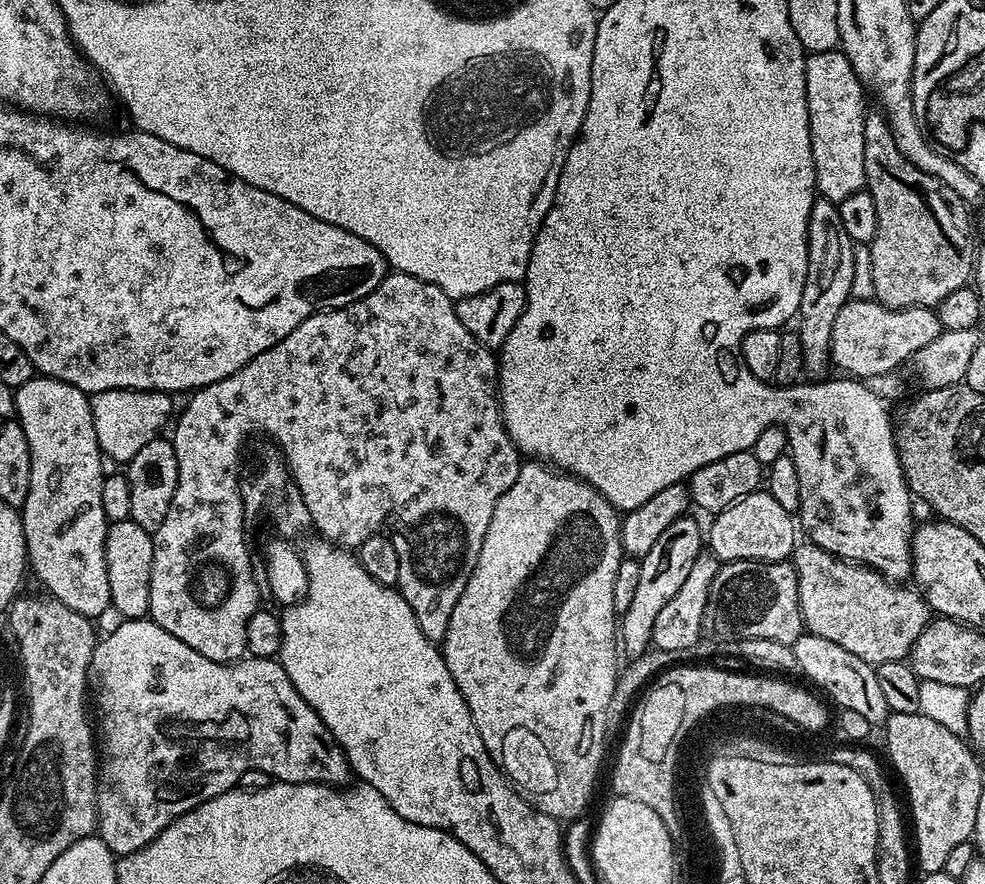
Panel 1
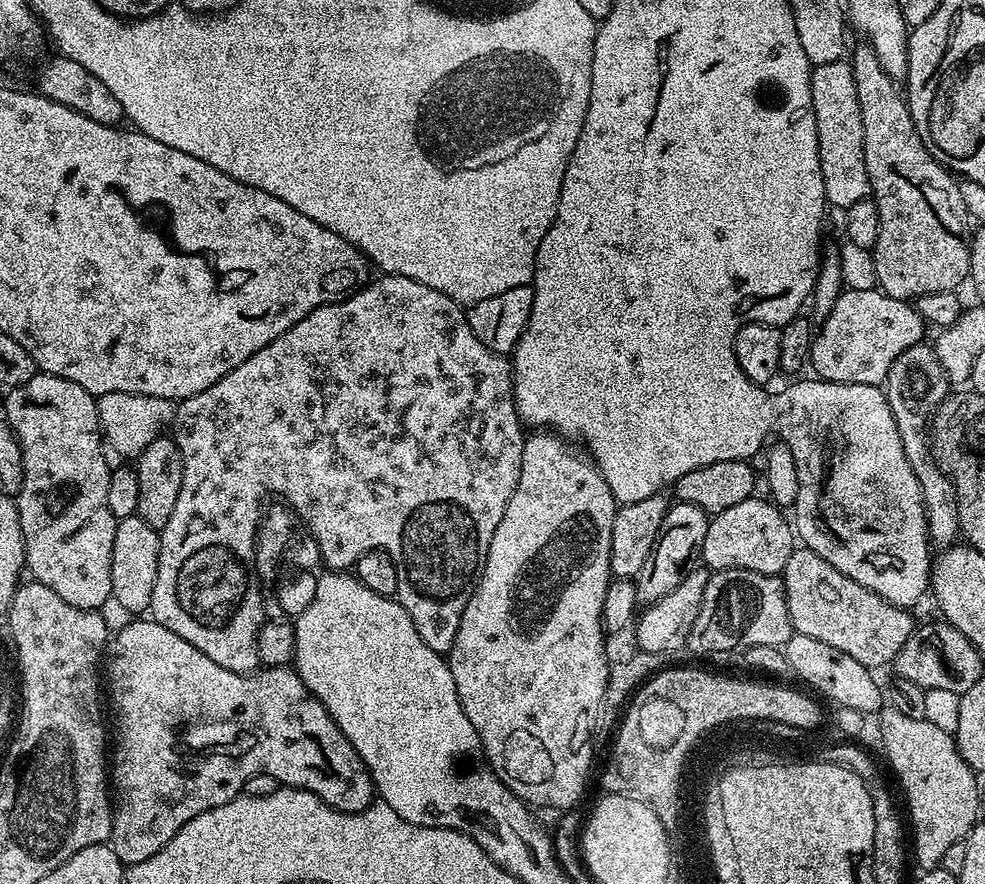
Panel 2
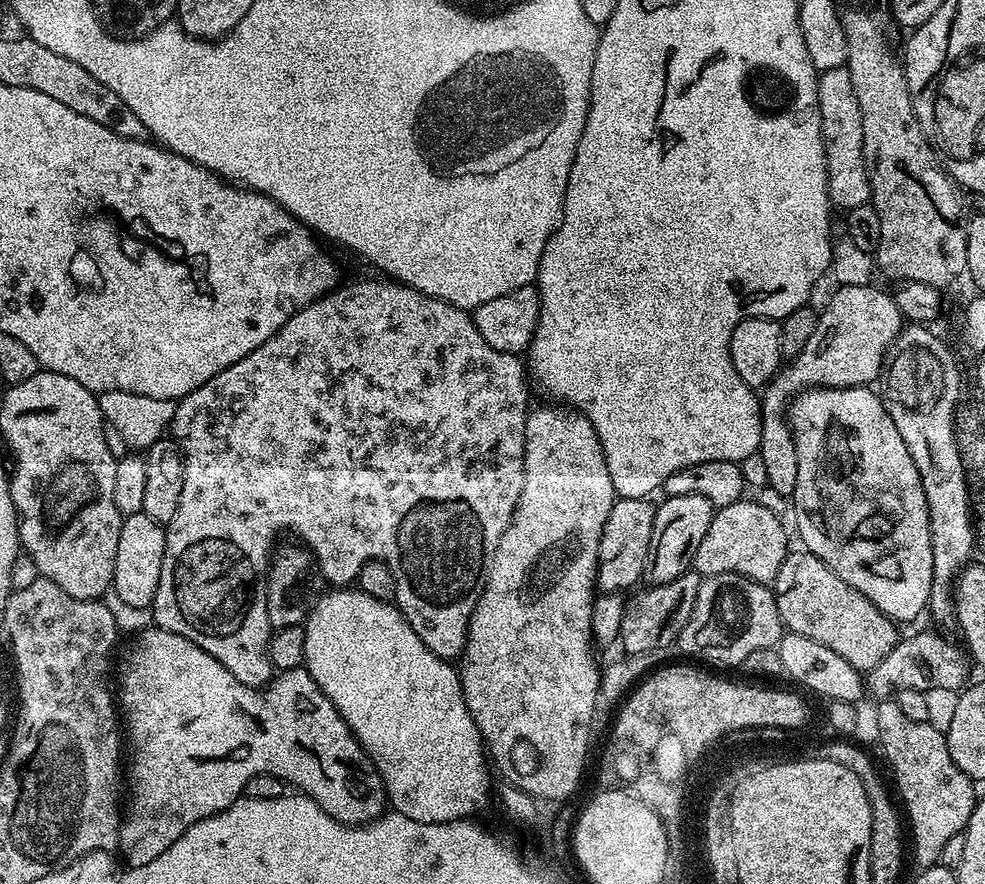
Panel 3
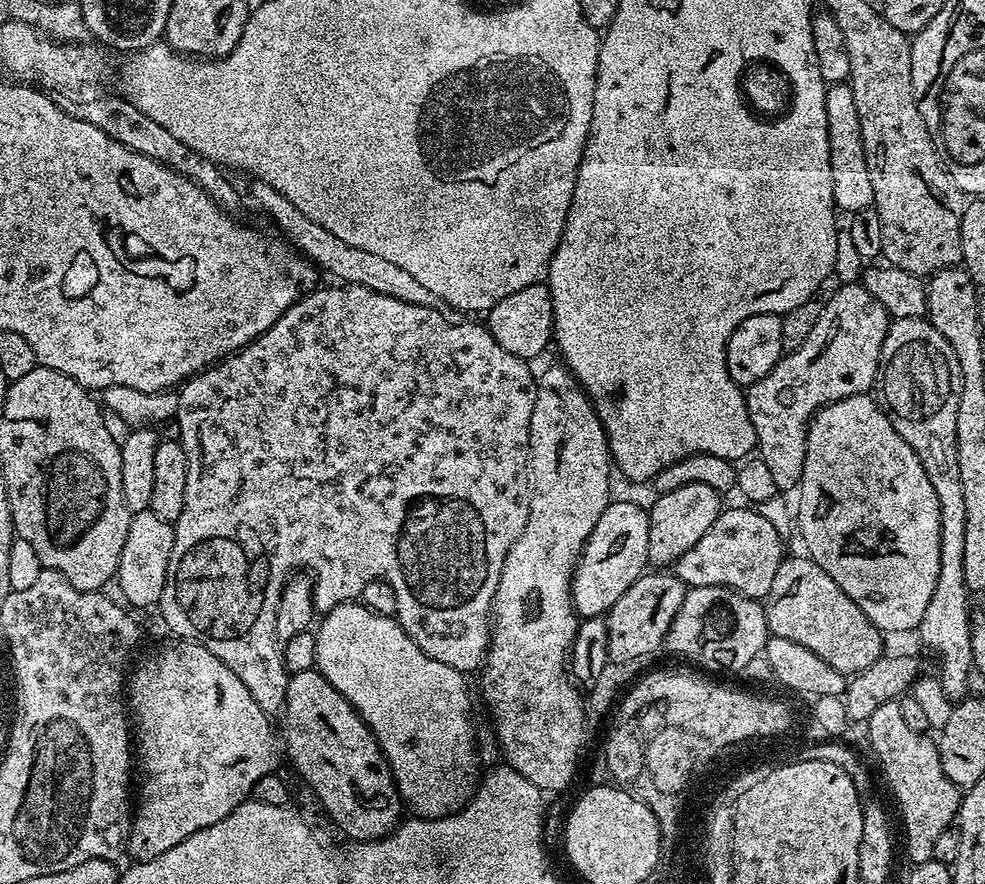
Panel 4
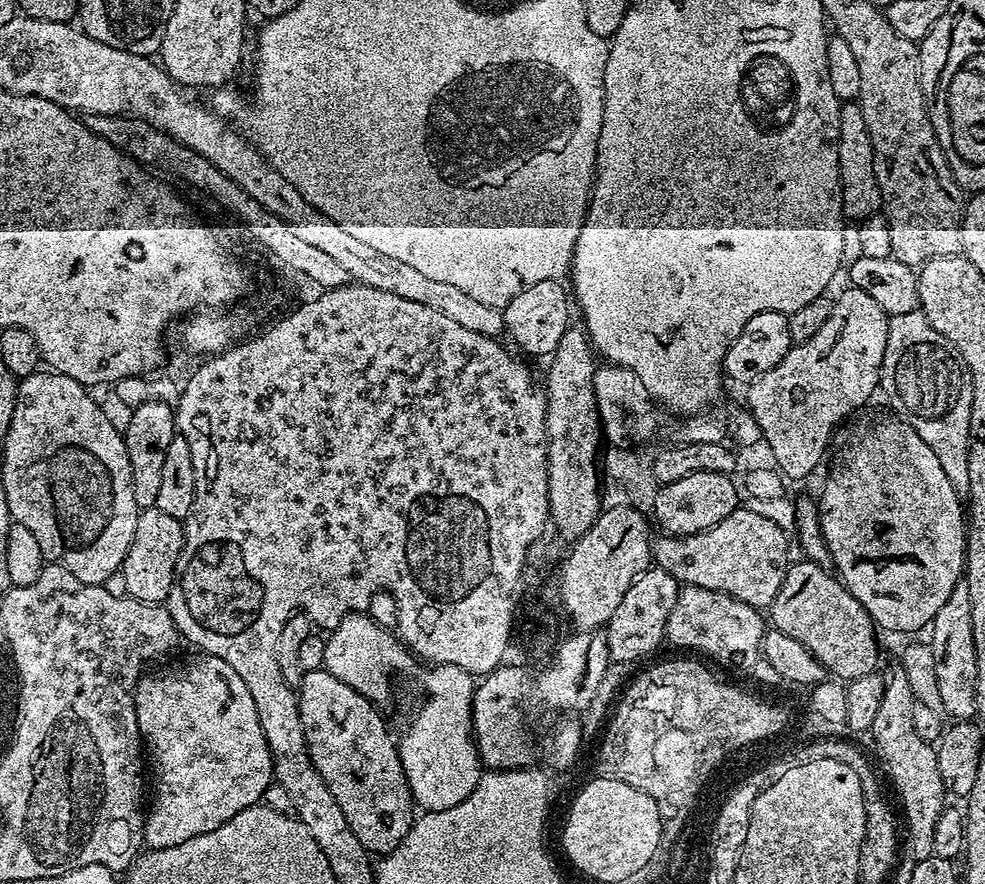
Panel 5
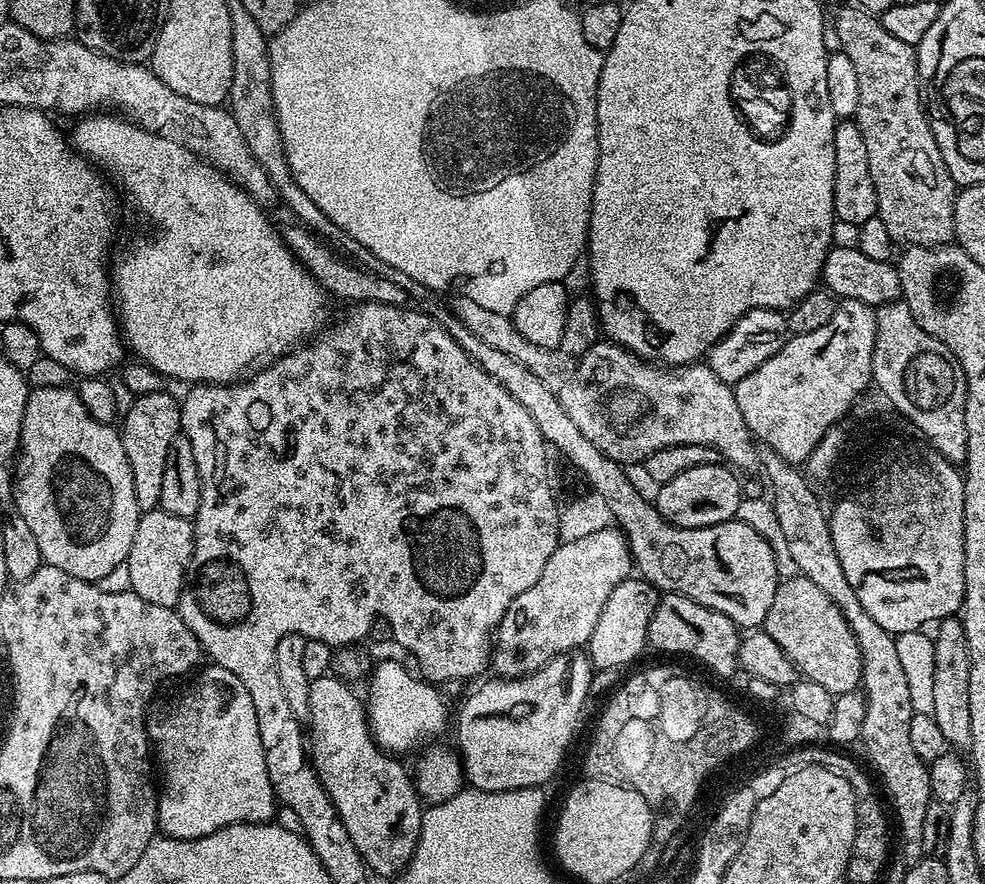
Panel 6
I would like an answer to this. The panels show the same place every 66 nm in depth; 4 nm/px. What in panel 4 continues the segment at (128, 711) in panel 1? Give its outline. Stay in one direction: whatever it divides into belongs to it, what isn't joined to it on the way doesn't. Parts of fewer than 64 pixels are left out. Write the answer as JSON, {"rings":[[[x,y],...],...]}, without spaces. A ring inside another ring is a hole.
{"rings":[[[180,640],[172,642],[176,644],[168,644],[161,652],[153,654],[149,660],[144,660],[136,668],[136,673],[131,673],[130,679],[126,684],[126,700],[130,705],[130,720],[134,725],[134,744],[138,749],[138,772],[144,775],[144,781],[140,784],[140,801],[135,801],[134,815],[132,818],[132,827],[128,830],[128,842],[126,845],[127,855],[132,855],[133,861],[139,862],[149,860],[150,858],[158,858],[158,854],[166,854],[166,850],[174,850],[174,846],[178,846],[182,842],[186,842],[186,838],[190,838],[190,834],[198,834],[198,830],[206,830],[210,826],[214,826],[214,822],[222,822],[222,818],[226,818],[226,814],[234,811],[238,805],[244,803],[252,795],[252,787],[264,775],[270,775],[276,767],[276,732],[272,729],[269,713],[264,712],[258,702],[254,702],[254,698],[250,694],[250,690],[246,690],[246,686],[242,682],[242,678],[238,678],[238,674],[234,674],[234,670],[230,670],[230,666],[226,666],[218,658],[214,658],[214,654],[210,654],[210,650],[206,650],[206,646],[194,644],[191,640]],[[311,668],[291,673],[282,716],[285,716],[284,748],[288,751],[289,762],[296,767],[297,774],[312,787],[313,794],[320,799],[329,818],[349,836],[349,841],[380,840],[383,836],[389,836],[402,820],[400,792],[396,789],[396,780],[380,751],[375,734],[366,726],[354,705],[342,693],[334,690],[334,686],[326,682],[323,674]]]}

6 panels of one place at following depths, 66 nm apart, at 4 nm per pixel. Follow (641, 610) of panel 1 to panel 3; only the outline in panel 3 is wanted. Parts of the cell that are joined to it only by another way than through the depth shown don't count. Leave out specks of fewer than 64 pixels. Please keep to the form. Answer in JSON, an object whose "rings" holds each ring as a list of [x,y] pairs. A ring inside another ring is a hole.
{"rings":[[[698,494],[669,496],[661,501],[656,504],[654,530],[650,534],[650,550],[642,577],[643,583],[648,586],[674,582],[674,578],[692,568],[698,542],[706,538],[706,530],[710,530],[710,522],[714,515],[712,504]]]}

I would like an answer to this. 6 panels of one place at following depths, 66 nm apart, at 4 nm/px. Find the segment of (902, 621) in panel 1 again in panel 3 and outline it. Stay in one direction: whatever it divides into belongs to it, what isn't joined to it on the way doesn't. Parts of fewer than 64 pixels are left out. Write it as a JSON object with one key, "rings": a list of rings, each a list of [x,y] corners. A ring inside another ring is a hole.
{"rings":[[[807,550],[789,551],[774,581],[776,605],[780,621],[787,631],[809,636],[820,642],[834,654],[838,654],[862,674],[871,672],[898,639],[897,621],[890,619],[874,602],[870,602],[858,590],[846,586],[838,574],[830,570],[819,558]]]}

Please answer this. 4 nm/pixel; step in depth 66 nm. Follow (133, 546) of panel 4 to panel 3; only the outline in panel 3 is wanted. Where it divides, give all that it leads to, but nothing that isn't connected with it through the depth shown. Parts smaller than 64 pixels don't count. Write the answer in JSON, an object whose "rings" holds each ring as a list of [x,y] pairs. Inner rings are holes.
{"rings":[[[144,512],[130,514],[121,519],[111,591],[118,593],[122,602],[126,602],[126,606],[141,610],[151,609],[158,590],[158,578],[162,578],[165,531],[165,525],[154,522],[154,518],[150,518]]]}

